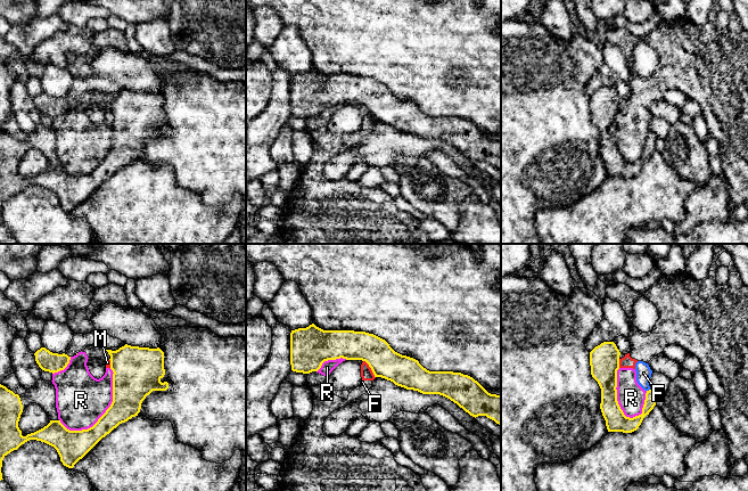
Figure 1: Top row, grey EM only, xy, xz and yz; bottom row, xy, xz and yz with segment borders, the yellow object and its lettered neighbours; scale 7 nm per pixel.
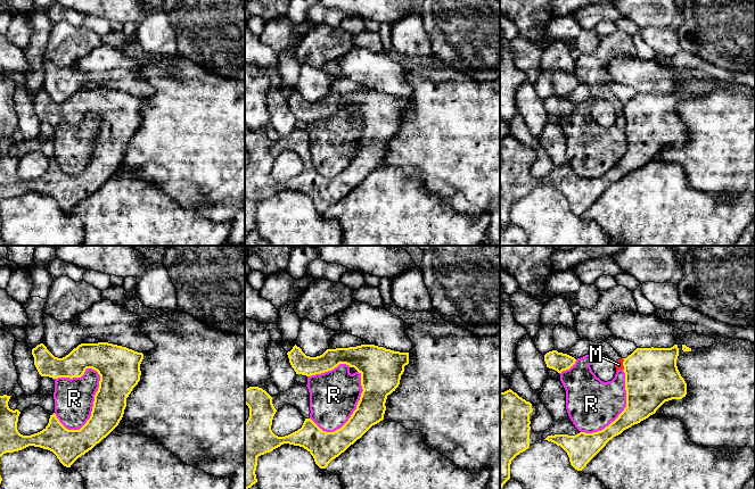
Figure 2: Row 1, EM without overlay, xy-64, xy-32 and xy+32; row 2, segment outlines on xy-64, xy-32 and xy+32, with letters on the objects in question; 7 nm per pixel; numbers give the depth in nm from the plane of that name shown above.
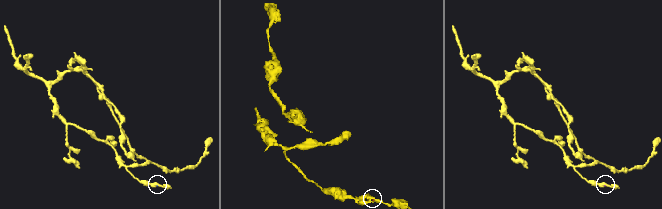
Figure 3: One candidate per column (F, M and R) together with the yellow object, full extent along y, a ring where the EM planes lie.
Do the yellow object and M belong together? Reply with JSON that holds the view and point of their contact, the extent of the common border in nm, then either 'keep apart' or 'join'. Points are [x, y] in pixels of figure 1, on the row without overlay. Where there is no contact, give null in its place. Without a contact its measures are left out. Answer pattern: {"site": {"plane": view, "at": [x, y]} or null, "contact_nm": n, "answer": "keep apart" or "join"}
{"site": {"plane": "xz", "at": [371, 114]}, "contact_nm": 150, "answer": "keep apart"}

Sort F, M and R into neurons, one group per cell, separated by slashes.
F M R

